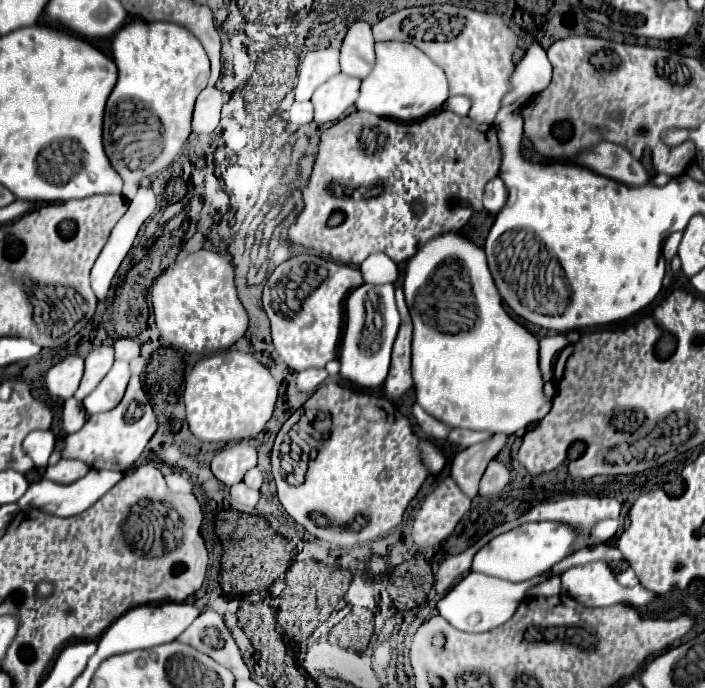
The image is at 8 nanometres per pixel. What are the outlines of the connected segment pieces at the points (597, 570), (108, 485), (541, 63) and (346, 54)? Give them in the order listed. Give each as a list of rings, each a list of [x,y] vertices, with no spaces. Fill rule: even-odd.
[[[595,560],[595,562],[575,566],[575,568],[569,568],[567,572],[563,572],[563,592],[567,592],[571,598],[575,598],[583,606],[611,606],[615,602],[621,602],[621,604],[625,602],[625,604],[631,604],[635,608],[643,608],[643,606],[653,604],[659,598],[657,594],[649,592],[643,586],[621,588],[611,572],[611,566],[605,560]]]
[[[89,470],[87,476],[83,476],[81,480],[73,482],[73,484],[57,484],[51,480],[39,480],[35,484],[31,484],[27,488],[27,492],[23,494],[23,498],[17,502],[21,510],[25,508],[37,508],[45,514],[51,516],[59,516],[59,518],[69,518],[69,516],[77,516],[81,512],[85,512],[87,508],[91,508],[105,492],[109,492],[119,480],[123,478],[121,472],[111,472],[111,470]]]
[[[533,44],[523,60],[517,64],[513,76],[511,76],[511,84],[513,90],[511,94],[507,94],[503,98],[503,106],[511,104],[523,96],[535,96],[539,92],[543,92],[551,82],[551,62],[547,60],[545,50],[541,48],[541,44]]]
[[[355,22],[341,46],[341,70],[343,74],[365,78],[375,62],[375,40],[367,22]]]

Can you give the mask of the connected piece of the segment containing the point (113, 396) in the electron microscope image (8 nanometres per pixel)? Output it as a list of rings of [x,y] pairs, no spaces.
[[[117,360],[109,374],[101,380],[101,384],[83,400],[83,406],[85,406],[85,412],[87,414],[99,414],[99,412],[105,412],[105,410],[111,410],[115,408],[123,394],[125,394],[125,388],[127,388],[127,382],[129,382],[129,361],[130,360]]]

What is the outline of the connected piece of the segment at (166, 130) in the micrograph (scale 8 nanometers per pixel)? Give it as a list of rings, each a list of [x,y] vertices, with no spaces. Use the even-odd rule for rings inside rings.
[[[129,22],[113,38],[113,56],[119,68],[119,80],[107,100],[103,142],[111,164],[125,180],[123,196],[133,198],[141,178],[151,176],[173,164],[191,134],[191,116],[199,92],[209,82],[209,58],[201,42],[183,26],[173,22]],[[125,100],[145,104],[163,126],[163,150],[159,156],[127,156],[121,148],[121,132],[117,130],[115,106]]]

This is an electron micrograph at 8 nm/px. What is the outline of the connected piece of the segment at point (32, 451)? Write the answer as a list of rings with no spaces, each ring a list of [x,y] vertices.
[[[49,430],[31,432],[23,442],[23,450],[29,454],[29,458],[35,462],[35,466],[39,470],[47,468],[47,460],[51,456],[53,448],[55,448],[55,436]]]

